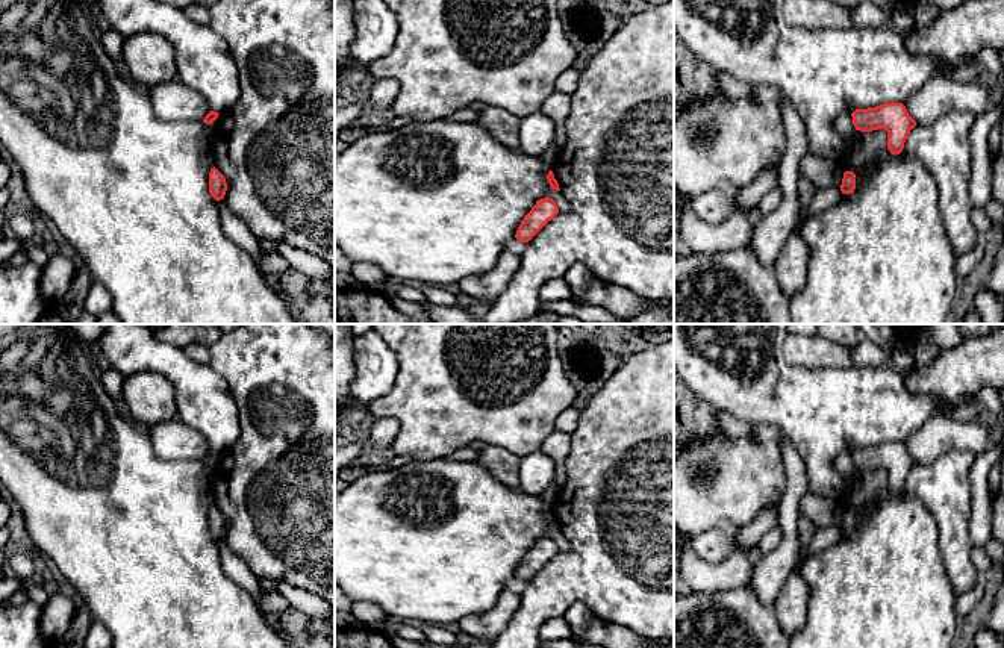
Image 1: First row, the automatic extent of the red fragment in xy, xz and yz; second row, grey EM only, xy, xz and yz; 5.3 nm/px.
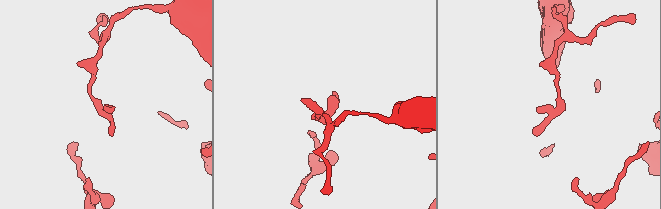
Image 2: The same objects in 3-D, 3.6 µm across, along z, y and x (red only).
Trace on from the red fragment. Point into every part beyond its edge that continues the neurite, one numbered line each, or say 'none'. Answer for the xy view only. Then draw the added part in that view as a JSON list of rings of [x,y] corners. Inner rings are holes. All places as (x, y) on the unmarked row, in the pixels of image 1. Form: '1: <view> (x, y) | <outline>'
none

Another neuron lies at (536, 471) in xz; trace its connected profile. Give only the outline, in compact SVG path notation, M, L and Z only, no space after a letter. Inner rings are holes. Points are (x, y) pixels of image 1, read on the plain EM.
M541 450L521 459L519 491L541 495L554 480L556 462Z

